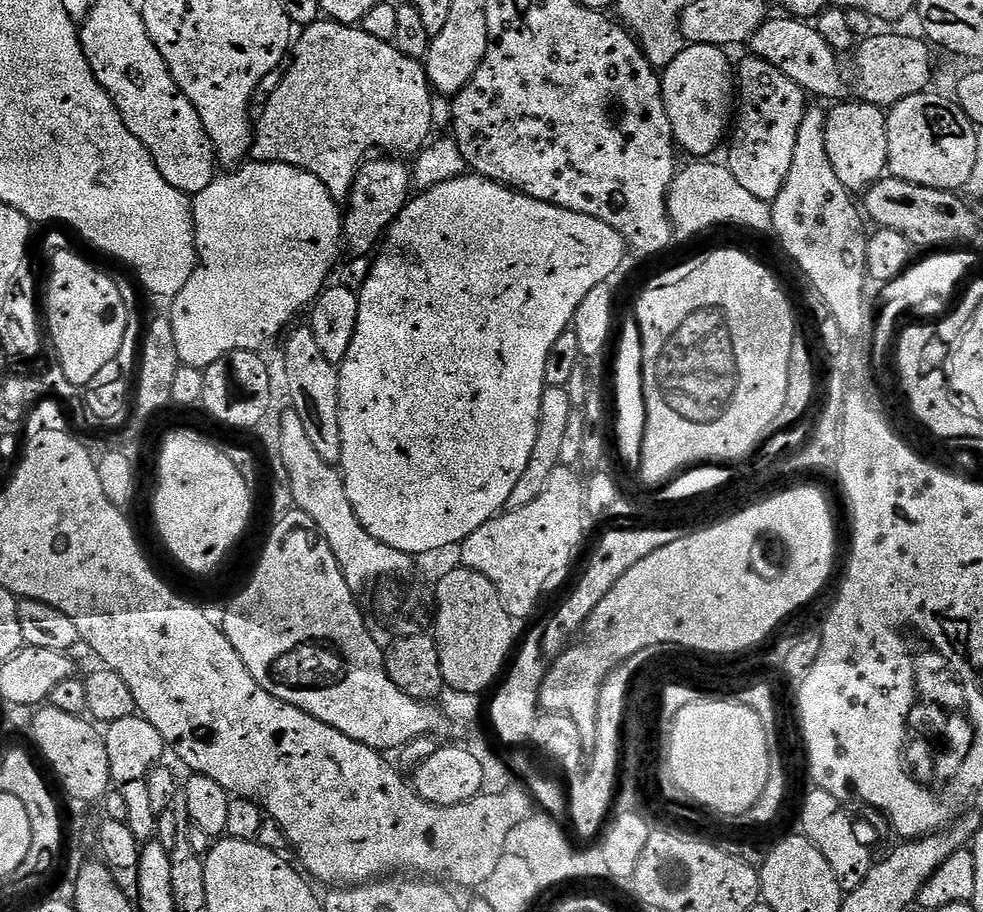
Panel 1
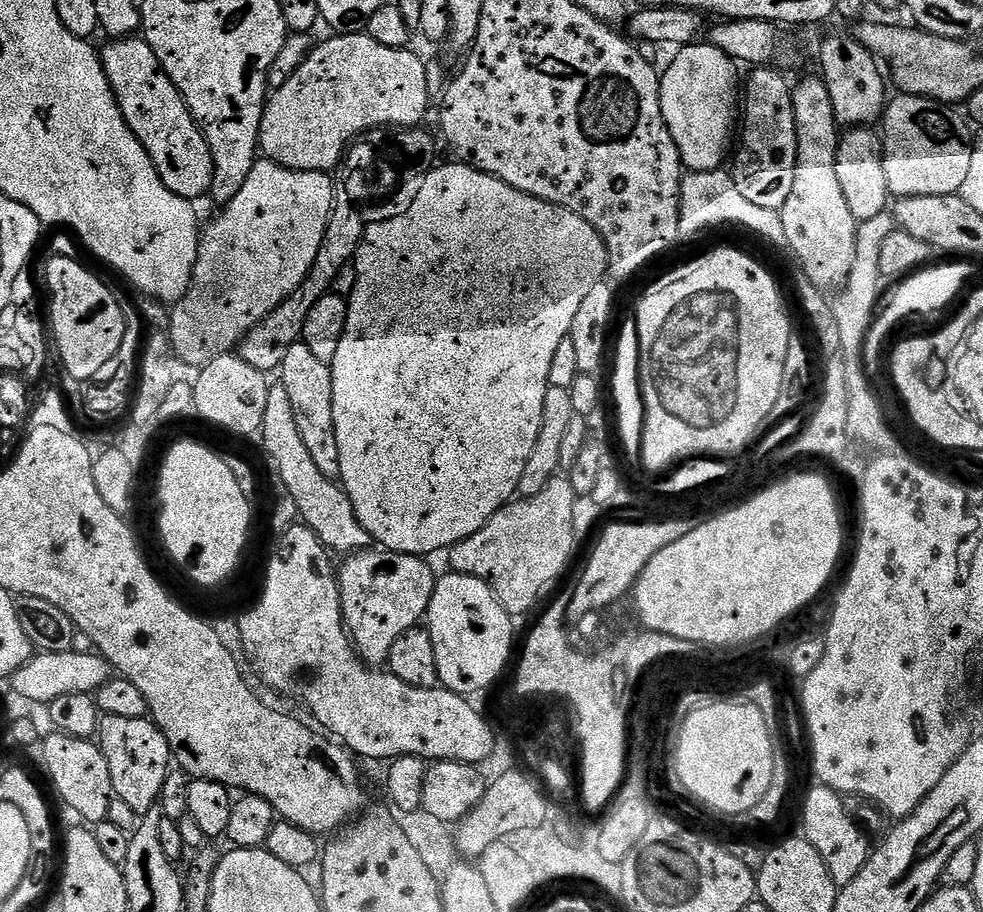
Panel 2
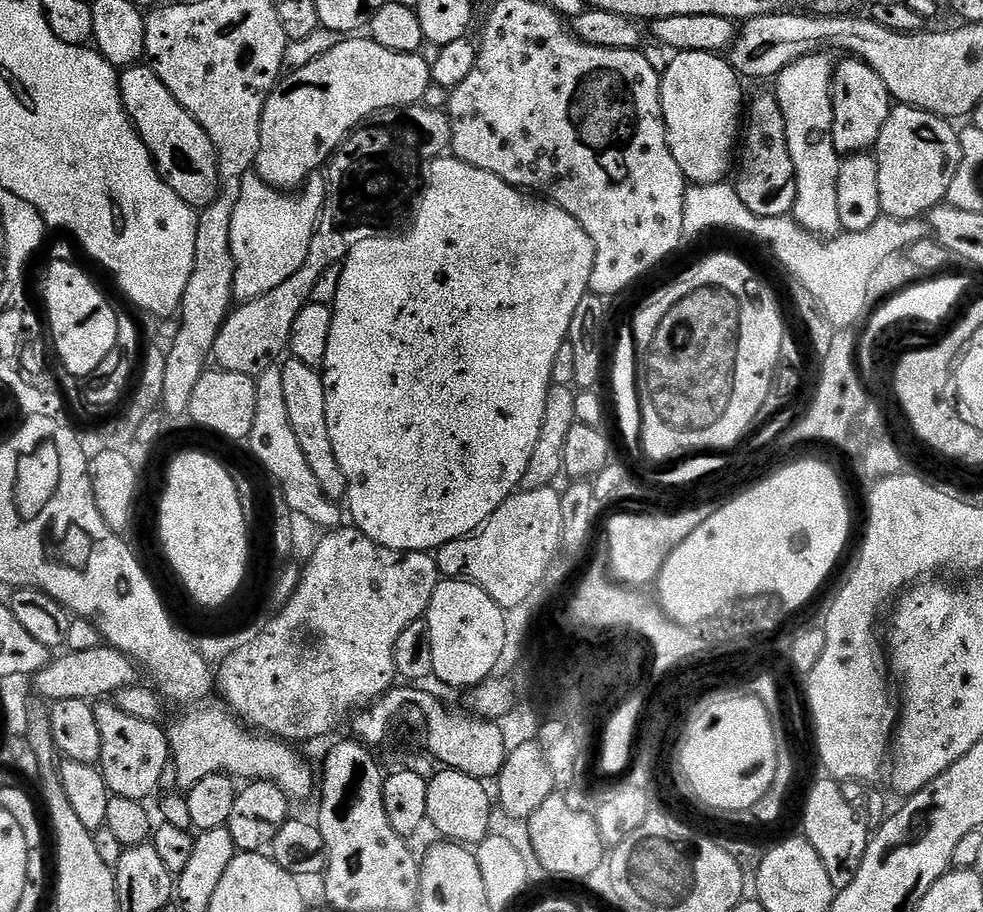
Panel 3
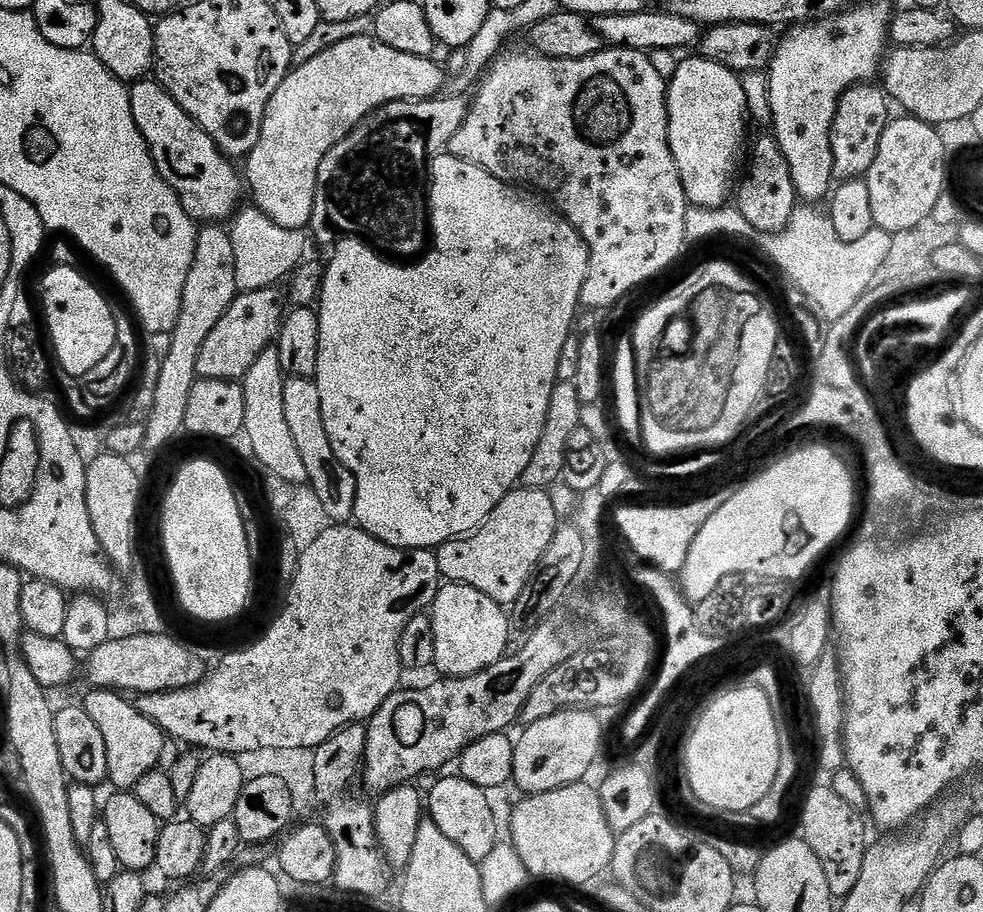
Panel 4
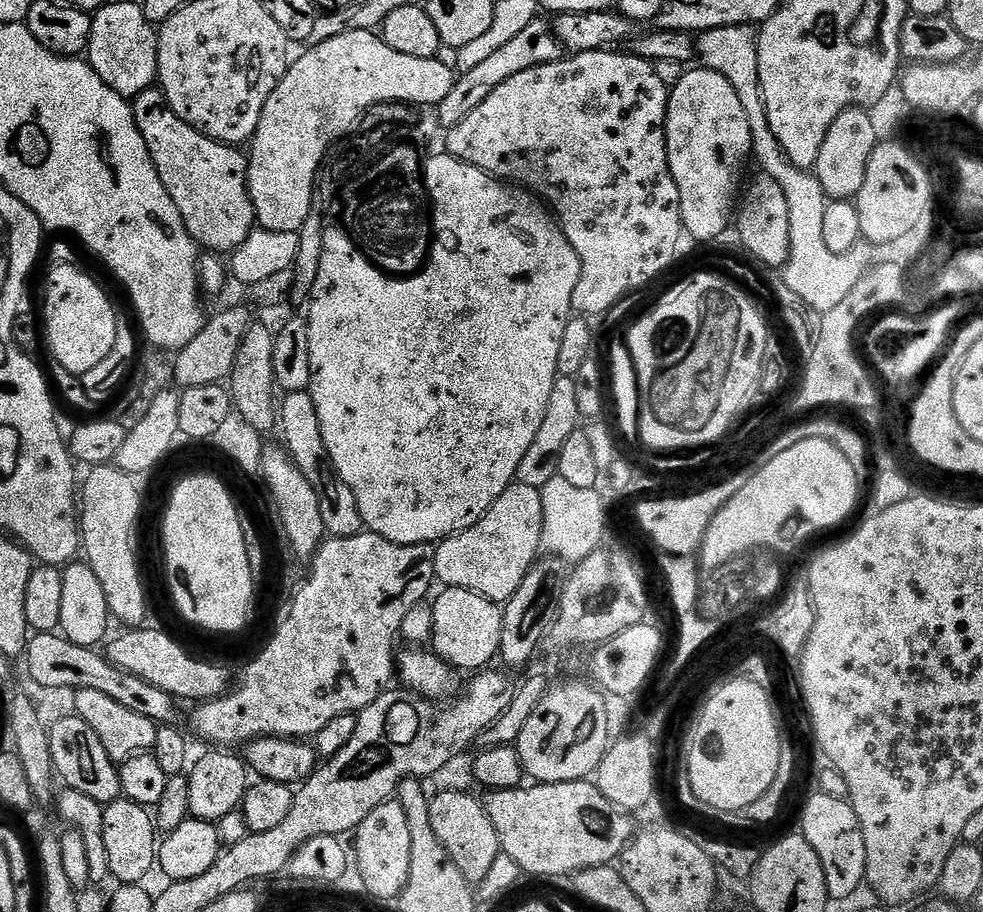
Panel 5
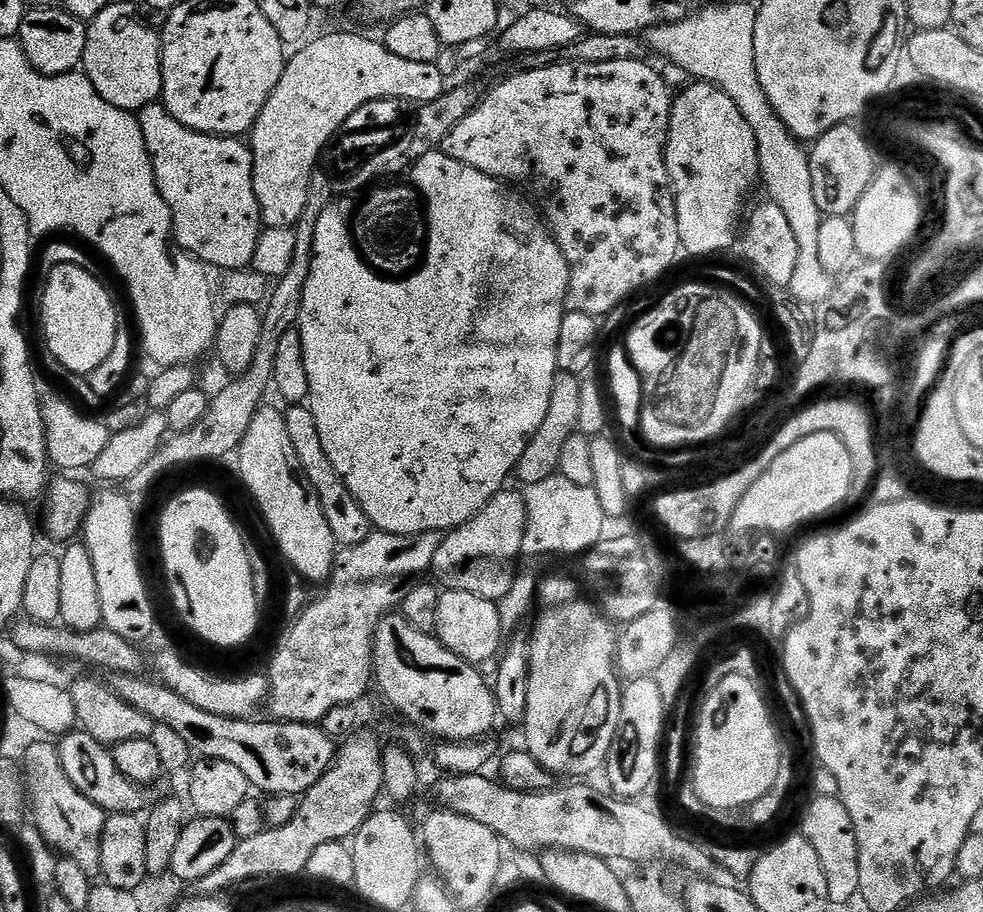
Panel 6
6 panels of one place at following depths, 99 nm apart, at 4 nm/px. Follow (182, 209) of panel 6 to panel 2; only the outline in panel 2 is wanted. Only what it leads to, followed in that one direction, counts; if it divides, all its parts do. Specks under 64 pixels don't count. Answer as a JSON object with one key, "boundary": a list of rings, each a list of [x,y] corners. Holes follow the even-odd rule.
{"boundary":[[[112,38],[107,43],[105,48],[99,49],[100,60],[106,70],[106,78],[114,90],[116,101],[122,110],[122,118],[128,123],[130,130],[134,130],[138,142],[142,142],[146,154],[150,154],[150,162],[154,162],[162,182],[166,182],[166,186],[174,194],[187,200],[196,202],[199,201],[199,196],[207,197],[212,190],[212,179],[216,167],[212,161],[210,146],[197,128],[196,119],[190,114],[178,86],[170,82],[154,50],[150,50],[150,46],[143,38]]]}

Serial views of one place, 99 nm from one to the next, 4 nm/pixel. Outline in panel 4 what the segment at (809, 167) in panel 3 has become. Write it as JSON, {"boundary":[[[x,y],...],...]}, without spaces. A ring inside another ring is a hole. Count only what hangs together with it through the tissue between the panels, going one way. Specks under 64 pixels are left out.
{"boundary":[[[876,4],[869,8],[853,6],[836,16],[798,24],[785,32],[788,33],[781,40],[779,37],[772,63],[766,69],[772,111],[770,128],[790,166],[797,197],[804,202],[820,202],[816,200],[829,195],[827,184],[834,180],[830,130],[838,102],[856,84],[877,79],[890,44],[890,12]]]}

